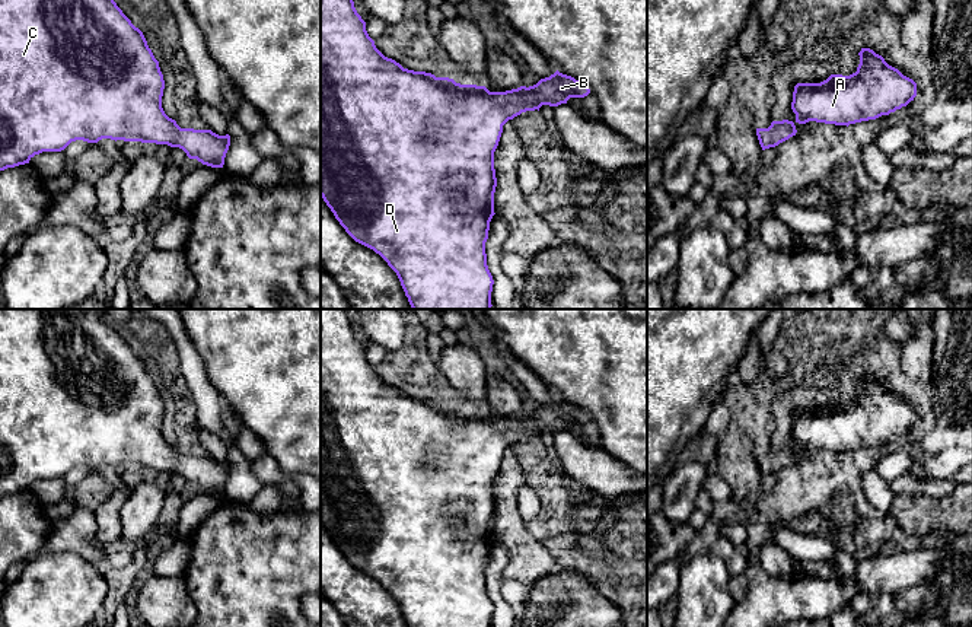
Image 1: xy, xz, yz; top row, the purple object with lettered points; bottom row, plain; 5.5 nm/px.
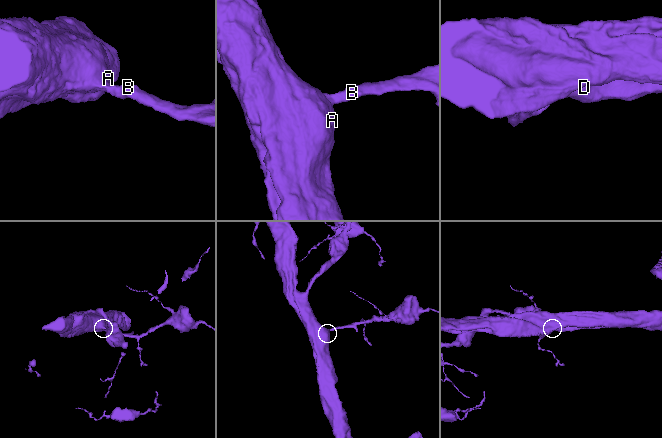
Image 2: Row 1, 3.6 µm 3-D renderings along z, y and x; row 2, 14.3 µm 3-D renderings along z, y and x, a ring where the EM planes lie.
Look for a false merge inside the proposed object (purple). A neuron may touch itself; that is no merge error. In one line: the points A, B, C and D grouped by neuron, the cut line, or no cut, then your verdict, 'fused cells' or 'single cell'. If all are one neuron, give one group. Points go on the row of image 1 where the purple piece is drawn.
groups A B C D; cut none; single cell

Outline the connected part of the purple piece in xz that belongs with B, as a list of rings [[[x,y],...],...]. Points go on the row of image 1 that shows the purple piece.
[[[321,0],[321,197],[345,232],[358,244],[379,254],[396,273],[412,309],[491,309],[493,276],[487,265],[485,242],[494,213],[497,187],[494,152],[503,125],[526,111],[542,105],[558,106],[570,98],[584,98],[590,89],[558,70],[533,86],[520,86],[506,92],[490,92],[485,86],[460,85],[449,77],[404,69],[385,57],[366,31],[366,22],[357,13],[353,0]]]

